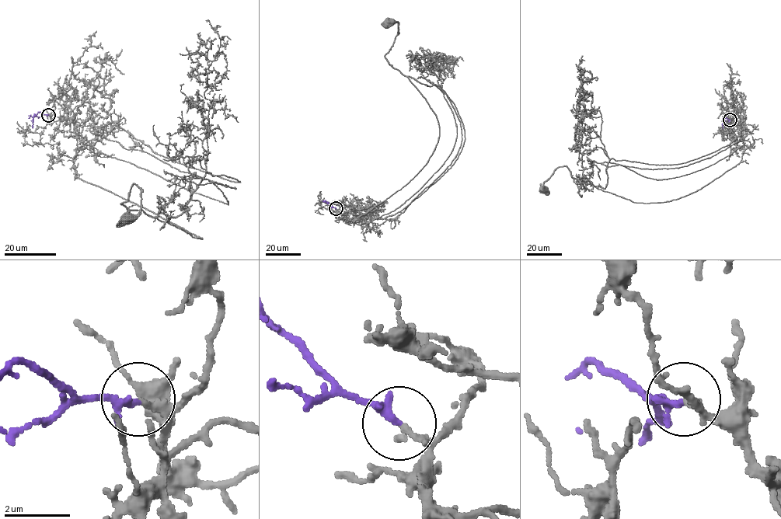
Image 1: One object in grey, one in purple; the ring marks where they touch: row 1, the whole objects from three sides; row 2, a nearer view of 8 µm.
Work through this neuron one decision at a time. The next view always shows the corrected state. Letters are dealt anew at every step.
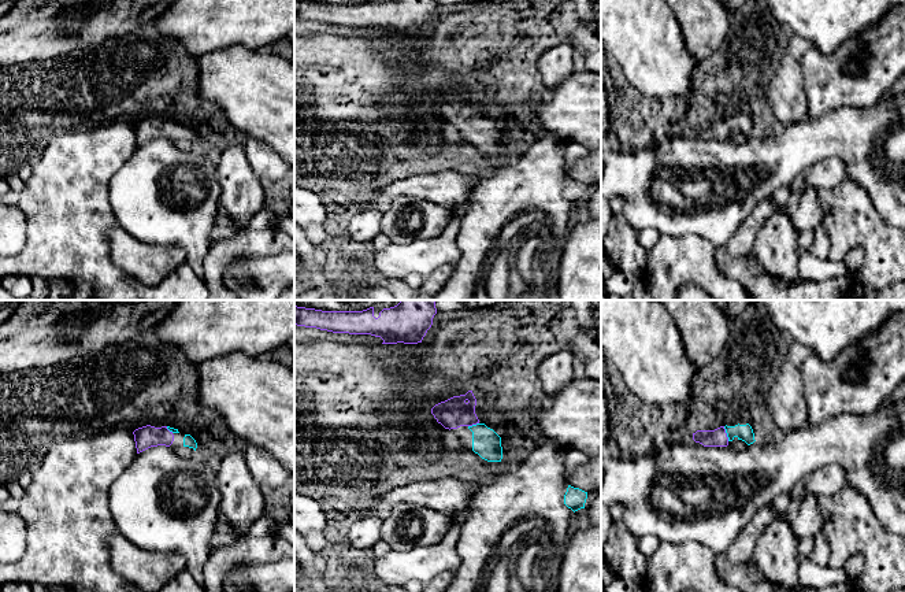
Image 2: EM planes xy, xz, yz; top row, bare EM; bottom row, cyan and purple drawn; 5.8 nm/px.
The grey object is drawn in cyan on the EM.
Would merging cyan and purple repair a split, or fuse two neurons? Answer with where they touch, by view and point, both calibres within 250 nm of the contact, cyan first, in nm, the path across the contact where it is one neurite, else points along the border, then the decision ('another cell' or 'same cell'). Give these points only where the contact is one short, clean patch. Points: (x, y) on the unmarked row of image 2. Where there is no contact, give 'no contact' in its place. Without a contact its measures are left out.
meets cyan in yz at (726, 125); 100 nm thick on the cyan side, 110 nm on the other; runs through yz (744, 125), (726, 125), (718, 130); same cell

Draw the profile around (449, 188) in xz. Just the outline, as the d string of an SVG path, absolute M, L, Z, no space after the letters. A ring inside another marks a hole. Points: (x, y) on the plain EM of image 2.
M441 170L413 174L392 181L361 204L374 204L379 196L386 196L392 200L398 196L412 196L457 210L468 199L474 184L489 173L489 170L481 170L478 174L471 175L460 174L456 170Z

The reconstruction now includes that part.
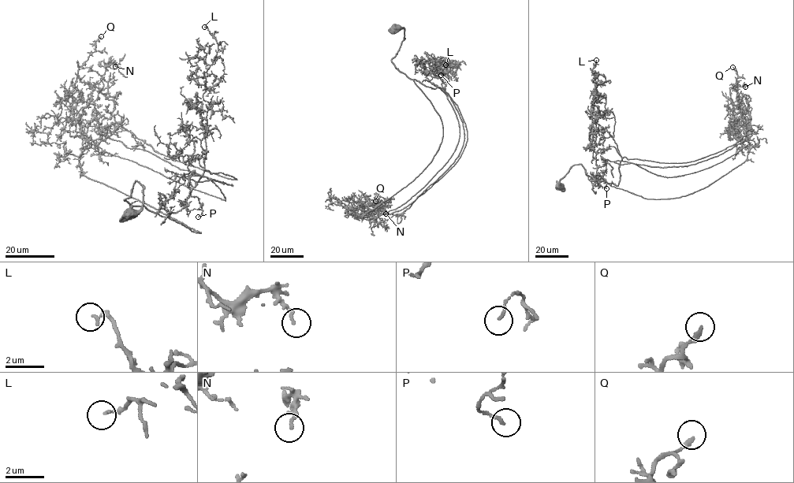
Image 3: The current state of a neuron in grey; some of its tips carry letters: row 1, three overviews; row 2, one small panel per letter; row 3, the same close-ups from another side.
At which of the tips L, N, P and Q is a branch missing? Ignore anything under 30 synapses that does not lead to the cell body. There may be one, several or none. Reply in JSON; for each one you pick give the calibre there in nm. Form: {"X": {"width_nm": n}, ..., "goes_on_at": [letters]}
{"goes_on_at": []}

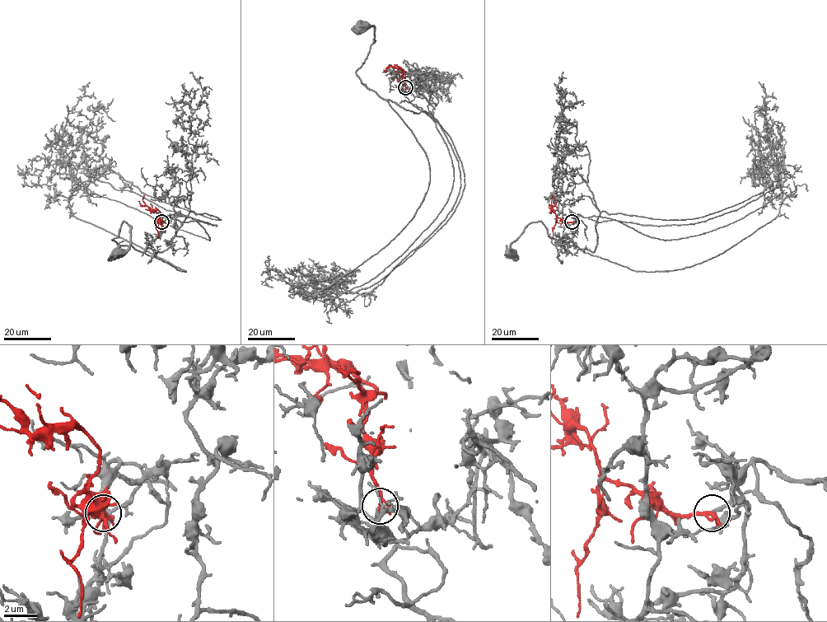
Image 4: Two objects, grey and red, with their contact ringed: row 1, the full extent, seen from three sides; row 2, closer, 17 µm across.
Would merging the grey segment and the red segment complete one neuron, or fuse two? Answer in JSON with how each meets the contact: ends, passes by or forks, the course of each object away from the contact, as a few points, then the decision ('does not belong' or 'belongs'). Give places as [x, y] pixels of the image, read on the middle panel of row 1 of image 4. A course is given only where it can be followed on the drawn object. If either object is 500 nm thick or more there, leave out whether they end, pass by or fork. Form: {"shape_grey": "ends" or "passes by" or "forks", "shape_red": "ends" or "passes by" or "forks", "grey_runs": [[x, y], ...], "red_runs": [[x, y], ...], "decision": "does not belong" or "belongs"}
{"shape_grey": "ends", "shape_red": "ends", "grey_runs": [[404, 88], [411, 103], [424, 111], [413, 113], [382, 99], [357, 73], [374, 40], [374, 27], [362, 28]], "red_runs": [[404, 88], [404, 70], [390, 66], [386, 67], [385, 71]], "decision": "belongs"}

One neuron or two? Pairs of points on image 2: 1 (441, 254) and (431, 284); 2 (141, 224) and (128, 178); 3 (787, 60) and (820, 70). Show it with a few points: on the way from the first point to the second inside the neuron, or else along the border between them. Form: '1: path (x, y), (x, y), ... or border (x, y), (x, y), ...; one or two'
1: border (452, 265), (437, 267), (425, 278); two
2: path (130, 213), (128, 210), (128, 189); one
3: border (797, 60), (805, 95); two

